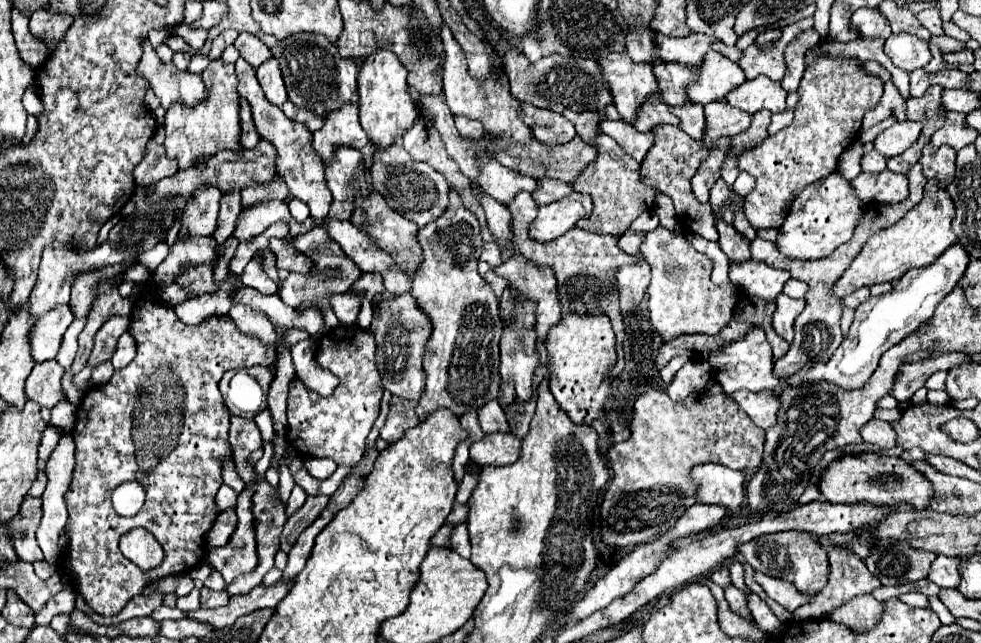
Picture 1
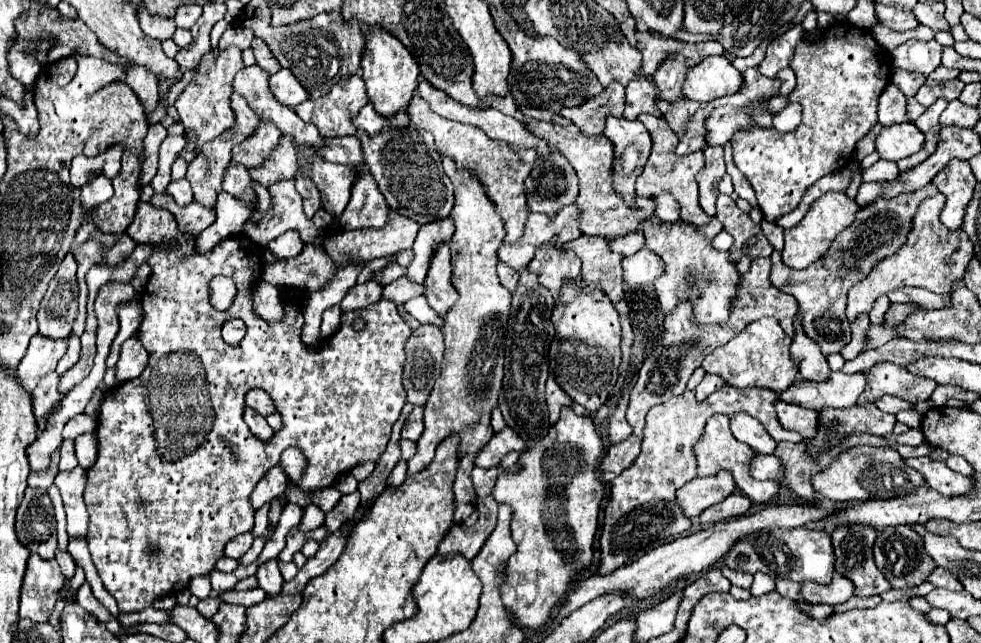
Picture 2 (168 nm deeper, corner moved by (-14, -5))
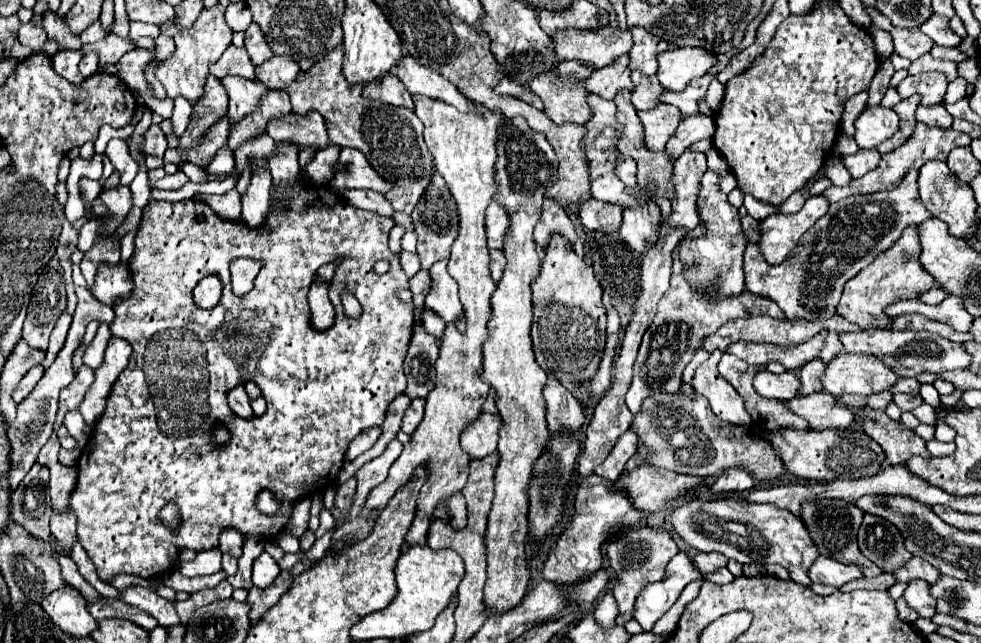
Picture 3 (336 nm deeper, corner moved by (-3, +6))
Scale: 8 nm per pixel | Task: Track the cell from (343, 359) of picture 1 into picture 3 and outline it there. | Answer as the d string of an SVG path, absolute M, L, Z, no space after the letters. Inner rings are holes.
M301 184L295 190L291 190L287 200L287 210L285 214L271 214L267 216L265 226L261 228L249 228L245 222L235 220L235 222L227 222L221 220L209 206L195 202L195 200L183 200L183 202L155 202L149 200L149 204L143 208L143 218L141 218L141 230L135 236L135 254L129 262L129 270L131 270L131 278L133 278L133 292L127 300L119 302L113 306L115 310L115 320L109 326L113 336L117 338L125 338L131 346L133 346L133 354L131 360L127 364L127 368L119 374L119 378L115 380L111 394L107 396L107 408L103 412L103 416L95 422L93 426L93 434L89 438L89 444L85 446L85 450L81 452L79 464L77 464L77 484L75 490L71 494L71 512L77 516L77 538L81 542L81 546L87 550L89 558L93 560L97 574L103 582L111 582L115 576L119 574L135 574L141 578L163 578L167 572L173 572L179 560L179 554L183 550L195 550L195 552L203 552L209 548L217 548L217 536L223 528L235 528L241 534L259 534L265 536L267 540L271 540L273 536L277 536L283 526L287 524L291 510L293 510L293 502L305 494L315 494L317 490L327 490L339 476L339 470L343 466L345 460L345 452L347 446L351 444L351 440L361 434L367 428L373 426L381 426L385 420L385 412L387 406L405 392L405 374L403 374L403 358L407 352L407 344L409 344L409 336L413 330L413 310L411 306L403 304L399 298L395 298L395 288L397 286L409 286L407 284L407 274L403 272L403 268L399 268L399 258L395 254L389 252L387 248L387 240L389 240L389 230L395 226L391 218L383 218L379 214L367 212L367 210L359 210L353 208L351 204L347 204L341 196L329 192L329 186L313 186L313 184ZM203 216L205 220L199 222L197 218ZM237 258L253 258L253 260L263 260L263 268L259 272L259 276L255 278L253 290L247 292L245 296L235 296L231 292L231 272L229 266L233 260ZM333 258L341 258L339 268L335 270L335 286L339 290L339 296L335 294L335 324L329 330L315 330L309 324L309 306L307 306L307 290L311 286L311 280L315 276L315 270L321 264L331 262ZM377 260L387 260L391 264L387 274L377 274L373 272L373 264ZM209 274L217 274L221 280L225 280L223 286L223 296L219 300L219 304L211 310L203 310L193 302L193 288L197 286L197 282ZM343 292L351 292L355 294L355 298L359 300L359 304L363 306L363 314L357 320L351 320L343 314L343 306L341 306L341 294ZM245 328L251 328L251 342L241 342L241 332L245 332ZM241 344L249 344L249 356L237 356L237 348L241 348ZM145 352L149 352L149 372L145 372ZM243 382L255 382L259 386L262 397L267 400L267 412L259 418L237 418L229 406L227 406L227 394L231 388L235 388L237 384ZM217 424L223 424L229 434L231 440L225 446L215 446L215 442L211 440L211 432ZM259 490L271 490L277 500L281 502L281 508L275 516L265 516L261 512L257 512L255 508L255 494ZM169 504L179 504L179 514L181 514L181 522L177 526L177 530L167 528L161 520L159 520L159 512Z

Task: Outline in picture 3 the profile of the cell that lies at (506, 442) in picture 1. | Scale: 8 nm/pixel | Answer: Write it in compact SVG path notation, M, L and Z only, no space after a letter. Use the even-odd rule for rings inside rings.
M481 414L461 436L461 448L471 458L483 458L495 452L503 420L499 414Z

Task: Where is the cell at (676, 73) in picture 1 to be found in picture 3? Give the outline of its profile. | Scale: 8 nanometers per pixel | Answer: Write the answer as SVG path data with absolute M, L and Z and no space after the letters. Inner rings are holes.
M631 28L633 32L633 48L629 52L629 70L639 70L645 76L655 76L657 74L657 56L659 52L669 50L669 44L651 32L643 28Z

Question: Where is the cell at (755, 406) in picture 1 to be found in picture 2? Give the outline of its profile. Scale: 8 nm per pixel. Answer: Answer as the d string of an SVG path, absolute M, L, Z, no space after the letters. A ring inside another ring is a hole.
M776 401L776 413L778 413L780 423L786 429L798 431L806 439L812 439L812 435L816 435L816 423L820 419L820 411L812 411L812 409L804 409L798 405Z

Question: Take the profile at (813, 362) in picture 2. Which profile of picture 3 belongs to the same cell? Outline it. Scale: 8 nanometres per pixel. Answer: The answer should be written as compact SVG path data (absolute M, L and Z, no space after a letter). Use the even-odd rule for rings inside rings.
M815 358L811 362L807 362L801 370L799 370L799 378L801 378L801 394L815 394L815 392L821 392L823 386L821 386L821 378L825 376L825 362Z

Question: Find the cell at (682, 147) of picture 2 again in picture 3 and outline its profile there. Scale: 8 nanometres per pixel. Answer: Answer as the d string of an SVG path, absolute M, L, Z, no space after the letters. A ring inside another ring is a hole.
M659 104L653 112L639 112L639 118L645 126L645 144L651 150L665 150L667 140L681 122L681 110L677 106Z

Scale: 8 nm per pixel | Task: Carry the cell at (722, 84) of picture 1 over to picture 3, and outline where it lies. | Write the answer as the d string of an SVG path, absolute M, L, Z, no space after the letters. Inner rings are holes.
M677 48L661 52L657 78L665 90L681 92L695 78L701 78L717 62L717 56L705 48Z

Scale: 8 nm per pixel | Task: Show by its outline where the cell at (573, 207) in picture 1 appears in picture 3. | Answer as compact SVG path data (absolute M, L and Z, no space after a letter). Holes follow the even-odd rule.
M499 202L489 204L487 214L485 214L485 228L487 228L487 238L489 238L489 248L503 248L505 246L505 236L511 228L511 218L505 208L501 208Z

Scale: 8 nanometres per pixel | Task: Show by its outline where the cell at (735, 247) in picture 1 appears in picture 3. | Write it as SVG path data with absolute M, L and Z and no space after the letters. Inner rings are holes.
M709 170L703 174L697 206L699 206L701 222L707 224L707 234L697 240L681 240L679 242L681 256L685 256L685 260L689 260L689 264L699 264L693 268L693 272L689 272L689 280L693 280L693 284L697 284L697 288L707 288L707 292L711 296L717 292L717 296L727 298L727 296L743 292L743 288L745 288L743 252L747 248L747 236L741 228L739 210L729 204L727 194L723 194L719 190L719 176ZM713 278L719 278L719 286L711 286Z

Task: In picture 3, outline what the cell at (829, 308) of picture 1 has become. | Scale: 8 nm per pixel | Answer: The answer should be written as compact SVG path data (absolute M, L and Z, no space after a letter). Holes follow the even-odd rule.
M911 170L905 180L889 192L849 196L831 204L827 216L817 220L817 224L801 236L797 248L779 266L773 266L763 258L757 242L747 244L745 288L775 300L791 322L797 318L821 322L835 316L845 282L869 266L881 252L891 248L907 226L921 224L931 218L927 208L921 204L917 176L919 172Z

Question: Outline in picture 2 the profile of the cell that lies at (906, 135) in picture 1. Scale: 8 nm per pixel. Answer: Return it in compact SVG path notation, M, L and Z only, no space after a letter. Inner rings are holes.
M900 123L892 127L882 127L874 145L880 159L900 161L922 149L924 133L914 123Z

